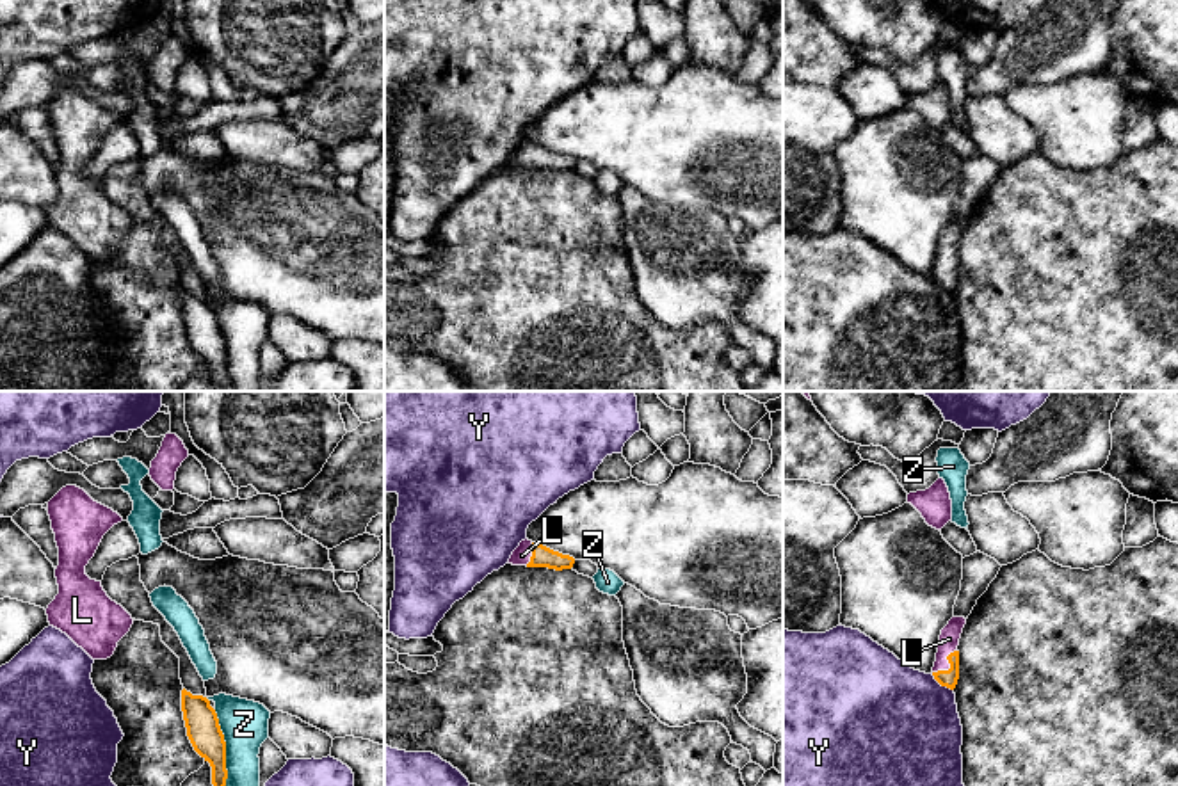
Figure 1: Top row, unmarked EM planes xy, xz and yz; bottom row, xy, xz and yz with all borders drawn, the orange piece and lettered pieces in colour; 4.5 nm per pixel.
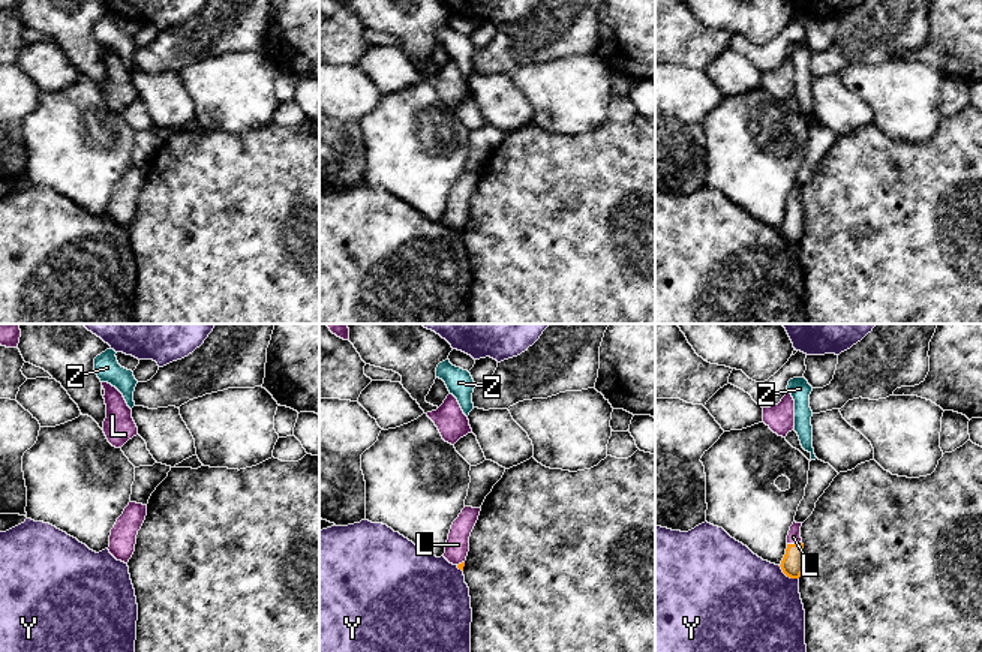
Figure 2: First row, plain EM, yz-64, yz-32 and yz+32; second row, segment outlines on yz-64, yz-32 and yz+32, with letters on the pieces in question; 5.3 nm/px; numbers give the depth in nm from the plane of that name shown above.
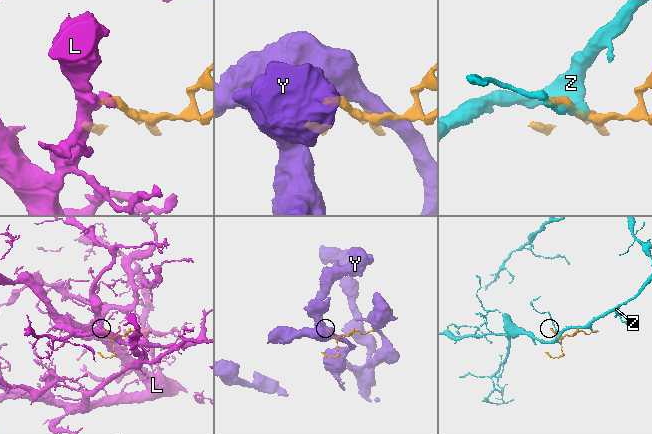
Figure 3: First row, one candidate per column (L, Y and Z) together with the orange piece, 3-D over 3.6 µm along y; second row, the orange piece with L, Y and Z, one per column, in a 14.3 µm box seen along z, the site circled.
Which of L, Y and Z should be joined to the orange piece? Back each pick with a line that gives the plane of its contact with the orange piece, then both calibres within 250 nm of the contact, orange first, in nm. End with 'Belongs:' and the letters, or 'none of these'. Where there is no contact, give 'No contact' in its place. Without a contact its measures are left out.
L: Touches orange in yz. Thickness 80 nm (orange) against 90 nm
Belongs: L

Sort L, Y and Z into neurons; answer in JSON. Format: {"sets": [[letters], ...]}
{"sets": [["L"], ["Y"], ["Z"]]}

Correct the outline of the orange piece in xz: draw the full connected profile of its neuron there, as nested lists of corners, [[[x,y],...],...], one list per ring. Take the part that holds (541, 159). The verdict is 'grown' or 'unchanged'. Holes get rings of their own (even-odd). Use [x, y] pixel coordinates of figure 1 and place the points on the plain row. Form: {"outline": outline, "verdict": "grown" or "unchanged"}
{"outline": [[[528,140],[521,142],[520,148],[512,153],[507,165],[527,167],[527,169],[548,169],[555,172],[571,171],[575,160],[553,153],[539,144]]], "verdict": "grown"}

